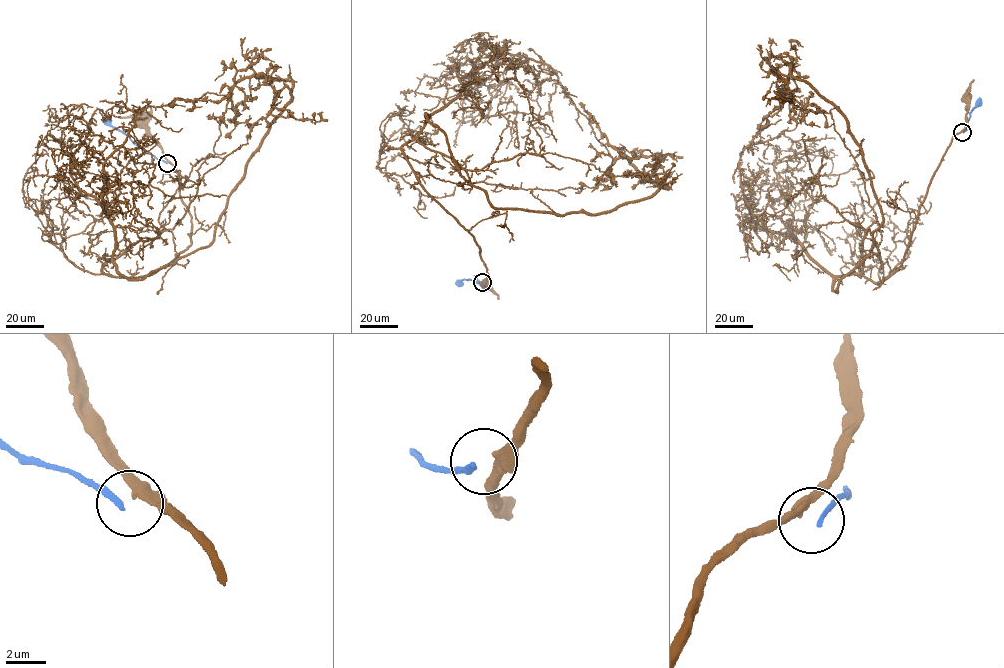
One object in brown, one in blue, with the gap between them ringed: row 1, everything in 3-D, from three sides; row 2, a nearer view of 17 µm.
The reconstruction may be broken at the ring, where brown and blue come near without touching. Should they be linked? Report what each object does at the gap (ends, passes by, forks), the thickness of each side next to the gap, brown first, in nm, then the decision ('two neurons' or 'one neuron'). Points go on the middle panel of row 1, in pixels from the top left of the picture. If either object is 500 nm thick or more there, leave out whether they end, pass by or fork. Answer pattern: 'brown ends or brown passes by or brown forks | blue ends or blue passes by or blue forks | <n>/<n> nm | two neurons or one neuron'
brown passes by | blue ends | 480/240 nm | two neurons

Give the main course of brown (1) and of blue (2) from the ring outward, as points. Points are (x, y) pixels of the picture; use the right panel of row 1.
1: (962, 132), (968, 111), (967, 98)
2: (963, 133), (970, 113), (978, 103)

